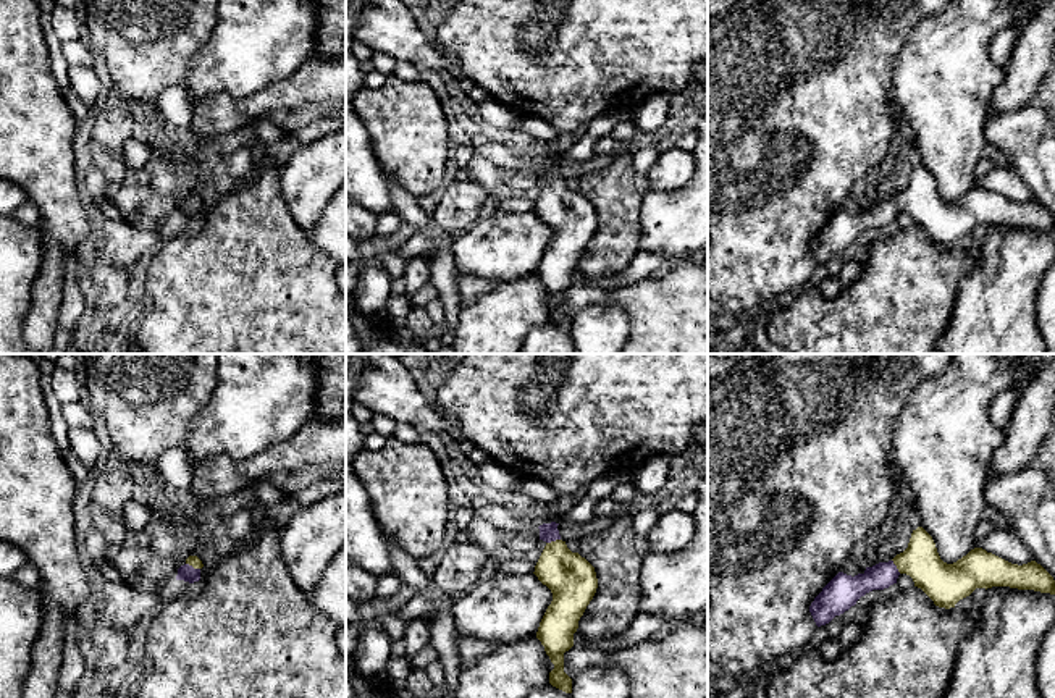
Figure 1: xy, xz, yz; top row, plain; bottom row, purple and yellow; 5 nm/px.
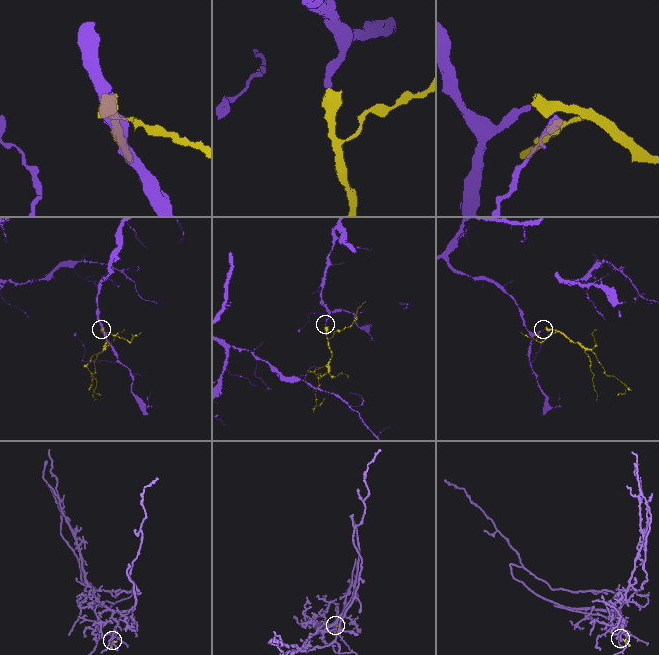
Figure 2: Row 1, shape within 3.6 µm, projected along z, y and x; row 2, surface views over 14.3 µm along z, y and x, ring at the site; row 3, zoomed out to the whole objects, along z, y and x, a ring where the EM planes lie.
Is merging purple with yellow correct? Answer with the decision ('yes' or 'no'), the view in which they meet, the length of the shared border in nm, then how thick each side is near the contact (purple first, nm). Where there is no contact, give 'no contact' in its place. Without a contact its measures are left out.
yes | xy | 80 nm | 90/60 nm

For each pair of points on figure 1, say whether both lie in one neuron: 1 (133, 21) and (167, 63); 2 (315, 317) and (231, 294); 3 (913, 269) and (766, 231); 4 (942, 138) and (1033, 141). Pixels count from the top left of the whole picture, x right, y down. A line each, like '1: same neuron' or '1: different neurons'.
1: same neuron
2: same neuron
3: different neurons
4: different neurons

